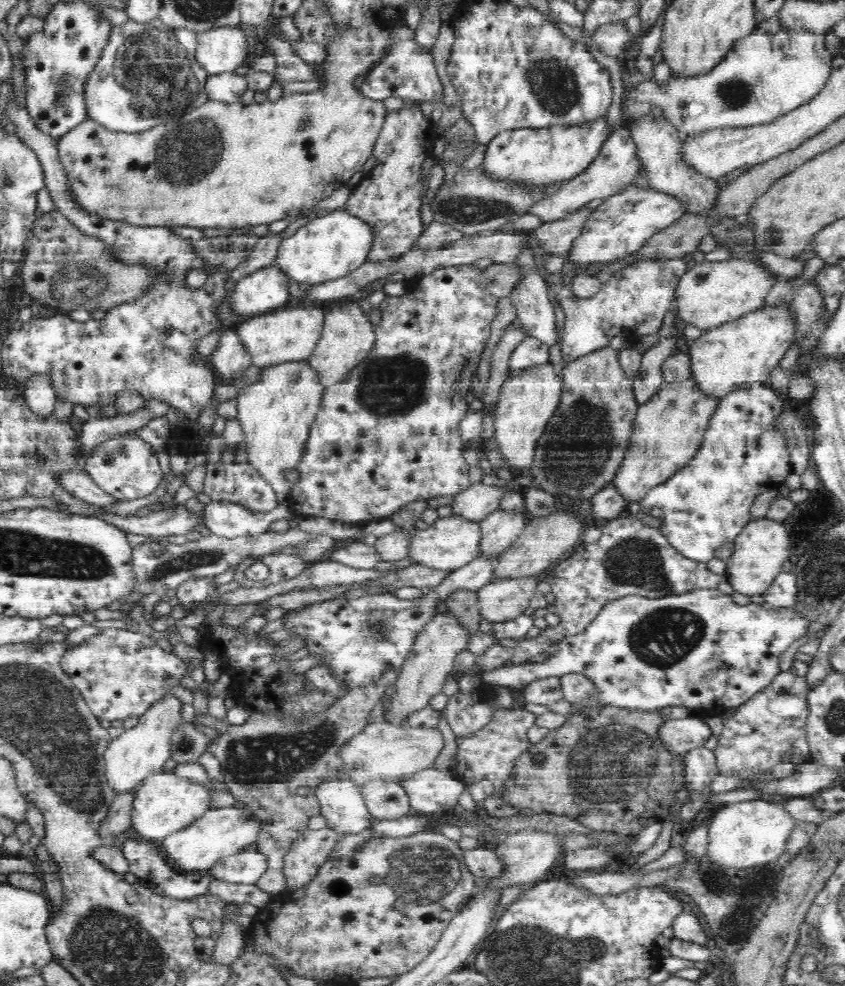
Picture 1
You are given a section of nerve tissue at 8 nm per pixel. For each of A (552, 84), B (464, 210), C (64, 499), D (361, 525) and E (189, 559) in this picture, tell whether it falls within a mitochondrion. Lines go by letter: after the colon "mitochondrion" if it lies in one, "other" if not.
A: mitochondrion
B: mitochondrion
C: other
D: other
E: mitochondrion

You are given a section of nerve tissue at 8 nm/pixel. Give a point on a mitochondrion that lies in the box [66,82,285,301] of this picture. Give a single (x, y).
(187, 156)

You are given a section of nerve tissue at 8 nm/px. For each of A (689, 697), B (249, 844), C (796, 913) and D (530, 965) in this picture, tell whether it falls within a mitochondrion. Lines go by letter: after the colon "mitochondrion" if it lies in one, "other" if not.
A: other
B: other
C: other
D: mitochondrion

